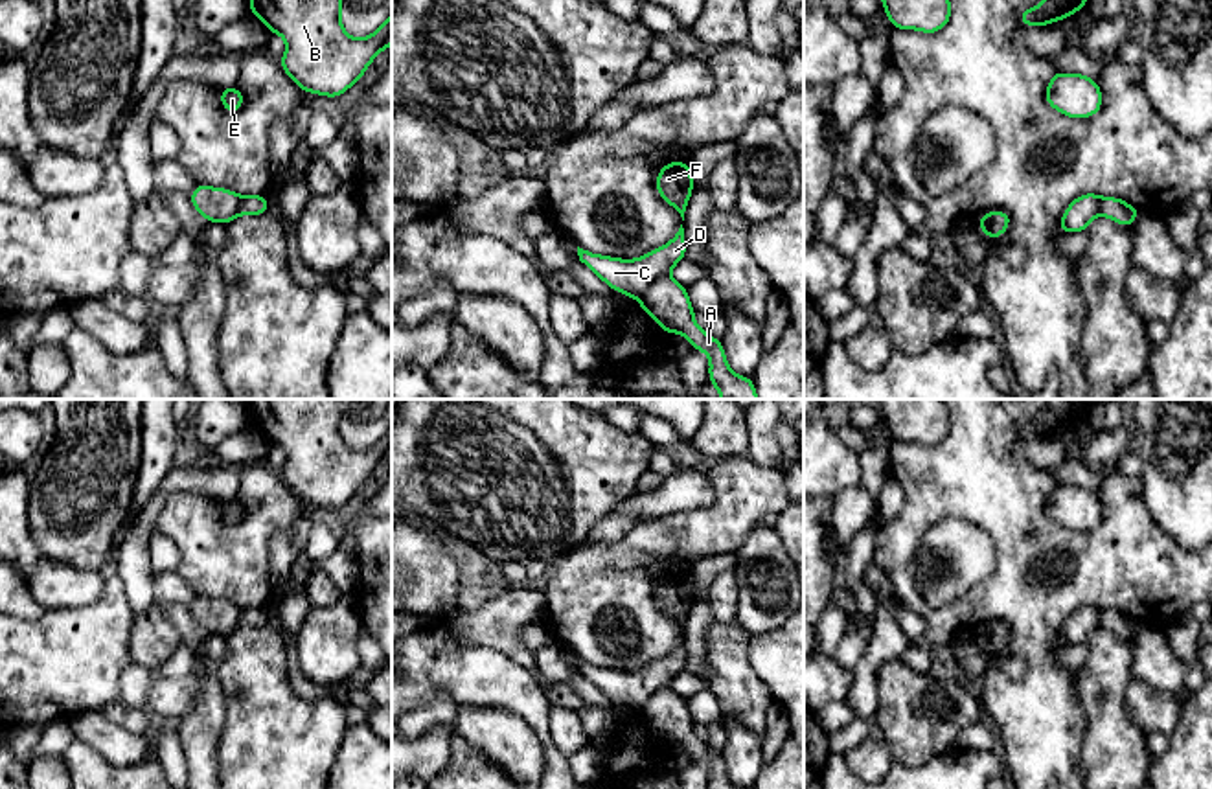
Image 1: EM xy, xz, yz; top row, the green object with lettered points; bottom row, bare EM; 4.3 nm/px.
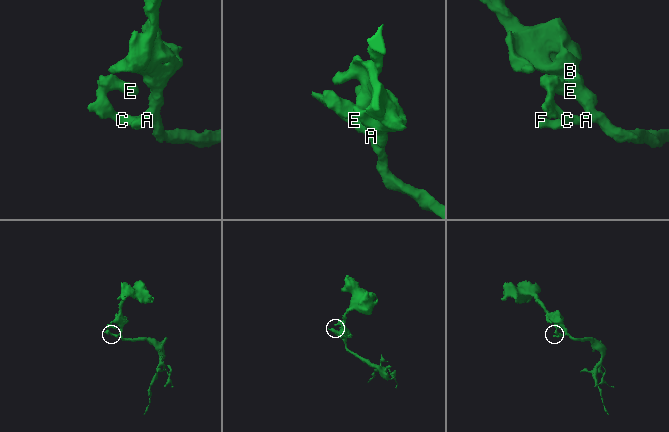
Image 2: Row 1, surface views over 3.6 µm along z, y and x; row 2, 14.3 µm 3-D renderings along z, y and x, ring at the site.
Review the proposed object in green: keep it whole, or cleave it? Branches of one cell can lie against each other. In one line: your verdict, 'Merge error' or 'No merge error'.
Merge error

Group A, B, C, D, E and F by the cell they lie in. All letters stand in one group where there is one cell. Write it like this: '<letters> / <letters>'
A B / C D E F

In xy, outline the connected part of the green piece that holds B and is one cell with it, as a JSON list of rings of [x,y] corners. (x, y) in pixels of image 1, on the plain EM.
[[[248,399],[248,406],[250,427],[285,451],[280,476],[303,504],[342,508],[392,456],[392,425],[366,451],[346,445],[340,399]]]

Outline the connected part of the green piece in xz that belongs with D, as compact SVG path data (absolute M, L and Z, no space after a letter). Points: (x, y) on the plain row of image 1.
M680 636L668 657L638 671L598 668L579 658L577 668L579 673L596 684L611 701L625 708L640 710L655 692L668 688L669 682L686 669L684 640Z

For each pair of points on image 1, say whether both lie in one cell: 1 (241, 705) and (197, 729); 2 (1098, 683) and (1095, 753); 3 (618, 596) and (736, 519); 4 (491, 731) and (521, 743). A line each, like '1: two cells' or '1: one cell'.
1: two cells
2: one cell
3: one cell
4: one cell

